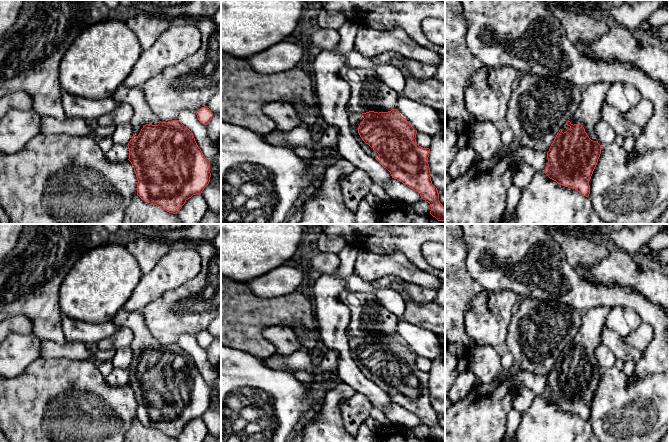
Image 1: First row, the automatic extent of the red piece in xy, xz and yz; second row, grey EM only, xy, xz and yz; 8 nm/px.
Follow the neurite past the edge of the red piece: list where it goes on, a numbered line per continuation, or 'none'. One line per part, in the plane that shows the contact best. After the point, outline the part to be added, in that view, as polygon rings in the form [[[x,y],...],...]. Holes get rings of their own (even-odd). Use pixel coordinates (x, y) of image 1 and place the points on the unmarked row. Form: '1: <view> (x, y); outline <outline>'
1: xz (354, 343); outline [[[350,338],[349,339],[349,348],[351,356],[353,357],[354,361],[363,372],[363,374],[371,381],[378,382],[379,378],[373,374],[368,368],[366,368],[358,357],[358,352],[360,347],[363,345],[363,340],[361,338]]]

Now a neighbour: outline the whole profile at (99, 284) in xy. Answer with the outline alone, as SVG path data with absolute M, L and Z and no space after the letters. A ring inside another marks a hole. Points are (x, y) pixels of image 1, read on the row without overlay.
M112 241L93 248L73 265L60 286L59 308L71 319L110 322L130 298L142 276L139 264L125 246Z

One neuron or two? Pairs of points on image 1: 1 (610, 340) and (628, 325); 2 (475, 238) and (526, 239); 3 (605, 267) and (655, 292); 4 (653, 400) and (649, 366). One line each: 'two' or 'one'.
1: two
2: one
3: one
4: two

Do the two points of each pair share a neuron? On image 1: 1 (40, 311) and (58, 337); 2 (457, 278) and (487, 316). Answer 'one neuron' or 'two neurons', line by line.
1: one neuron
2: two neurons

